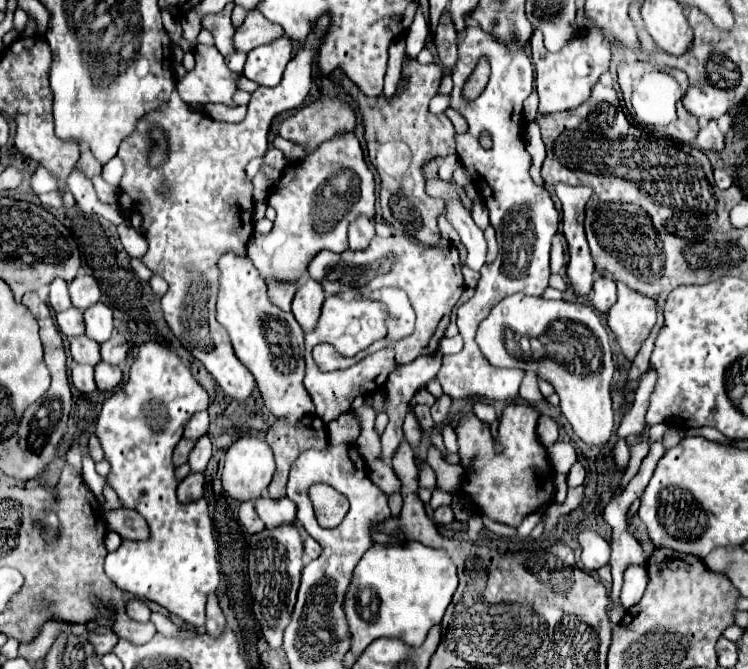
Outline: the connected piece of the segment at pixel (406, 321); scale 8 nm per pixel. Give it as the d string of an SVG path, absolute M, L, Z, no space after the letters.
M383 288L371 294L371 300L383 302L387 308L387 338L401 340L415 330L415 310L411 308L407 294L399 288Z

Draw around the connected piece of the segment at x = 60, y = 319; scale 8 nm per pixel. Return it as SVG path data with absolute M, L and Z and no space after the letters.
M69 308L65 312L57 314L57 326L61 330L61 334L65 338L75 338L81 336L85 332L85 324L83 324L83 312L79 308Z

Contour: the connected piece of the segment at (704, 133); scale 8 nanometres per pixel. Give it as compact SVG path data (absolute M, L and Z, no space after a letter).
M711 120L705 128L699 130L699 136L697 136L697 148L699 150L715 150L715 152L721 152L725 142L723 142L723 134L719 132L717 128L717 122Z

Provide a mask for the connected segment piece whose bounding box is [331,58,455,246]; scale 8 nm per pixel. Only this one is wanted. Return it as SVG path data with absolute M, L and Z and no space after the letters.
M407 58L403 64L403 74L407 76L407 88L403 94L393 98L377 96L369 98L359 92L359 88L349 82L343 72L333 72L331 80L339 84L359 106L365 126L365 142L369 150L369 160L381 174L381 214L399 232L417 238L423 244L435 246L441 238L437 216L443 212L443 200L431 198L425 192L423 164L435 156L455 154L455 132L447 116L433 116L429 112L429 100L437 94L443 70L437 64L419 64Z

